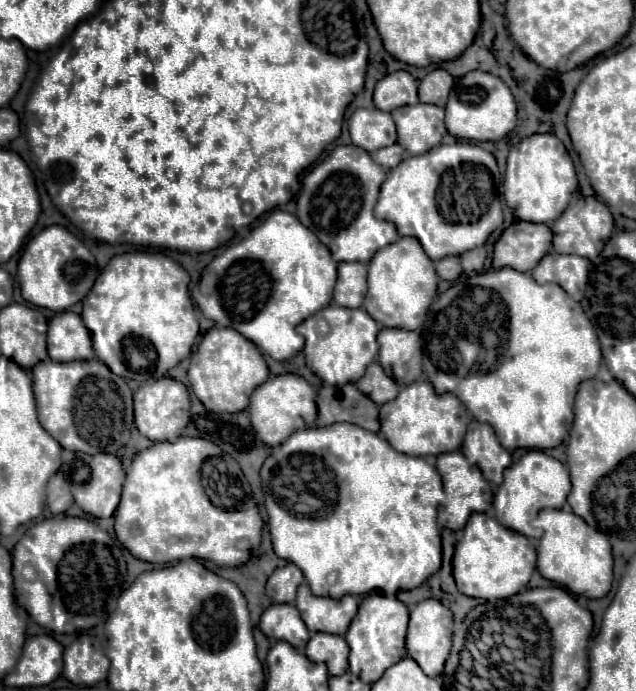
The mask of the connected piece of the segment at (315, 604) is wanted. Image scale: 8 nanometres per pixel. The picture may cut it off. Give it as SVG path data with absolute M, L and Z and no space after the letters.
M302 583L296 597L296 609L300 609L300 615L304 617L304 623L308 625L310 633L334 633L344 635L348 631L348 625L358 609L358 597L344 595L342 599L330 599L330 597L316 597L310 593L308 585Z

